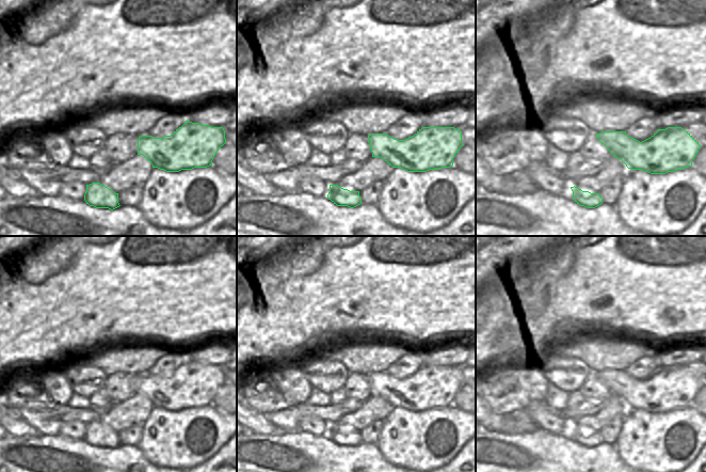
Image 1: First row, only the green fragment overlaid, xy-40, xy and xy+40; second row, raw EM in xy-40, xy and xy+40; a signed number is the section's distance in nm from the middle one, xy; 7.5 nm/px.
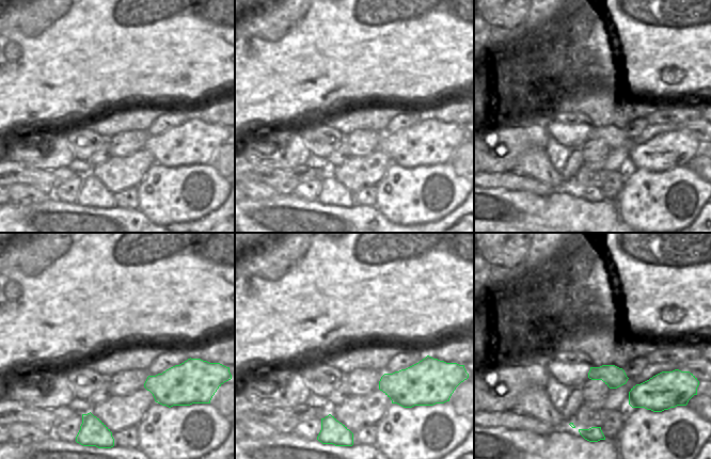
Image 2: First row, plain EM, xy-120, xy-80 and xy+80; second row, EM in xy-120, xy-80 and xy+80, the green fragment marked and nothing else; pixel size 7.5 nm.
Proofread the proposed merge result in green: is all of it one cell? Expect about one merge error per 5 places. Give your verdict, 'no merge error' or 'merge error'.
no merge error

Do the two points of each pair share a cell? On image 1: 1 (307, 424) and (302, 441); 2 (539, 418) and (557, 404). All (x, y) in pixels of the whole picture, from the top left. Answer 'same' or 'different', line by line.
1: different
2: different

